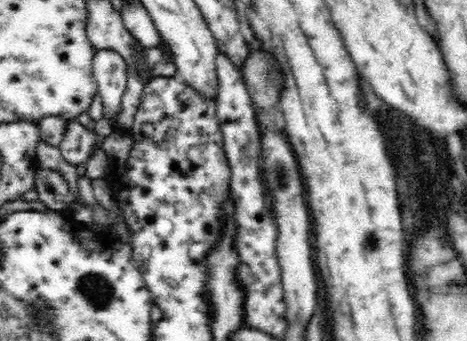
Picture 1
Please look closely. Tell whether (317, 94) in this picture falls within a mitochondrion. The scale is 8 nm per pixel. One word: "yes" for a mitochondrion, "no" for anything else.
no

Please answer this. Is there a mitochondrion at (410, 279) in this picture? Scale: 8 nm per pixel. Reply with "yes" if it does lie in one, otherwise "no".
no

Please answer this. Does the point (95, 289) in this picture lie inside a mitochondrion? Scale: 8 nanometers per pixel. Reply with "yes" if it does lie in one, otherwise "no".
yes

